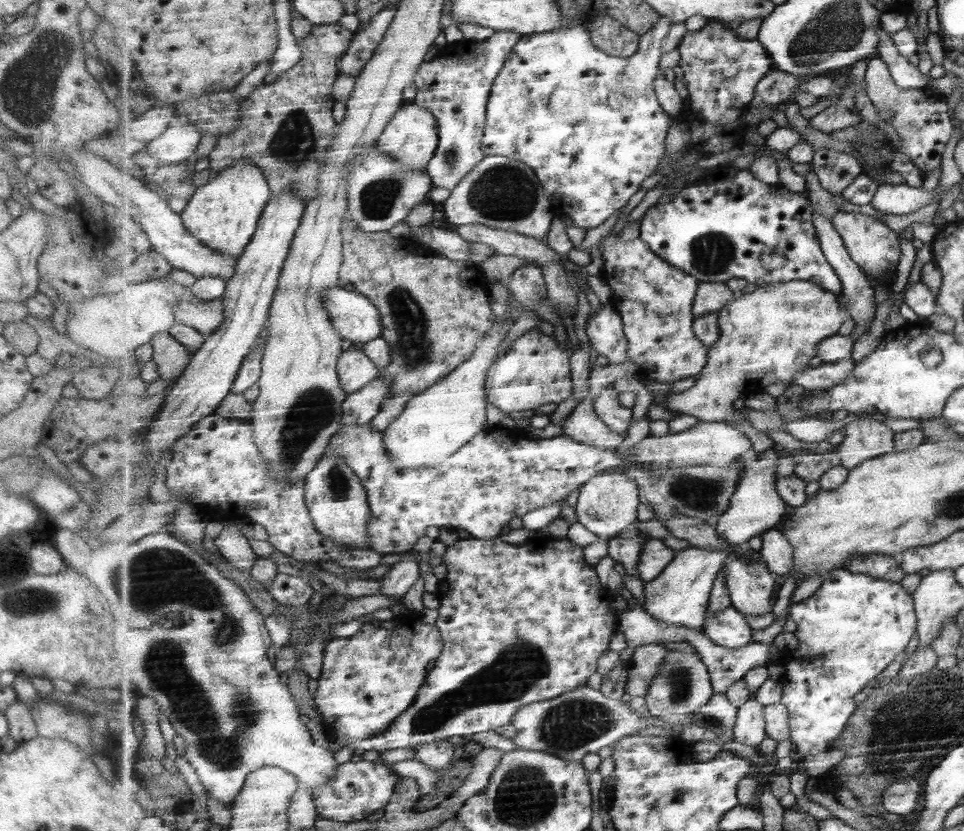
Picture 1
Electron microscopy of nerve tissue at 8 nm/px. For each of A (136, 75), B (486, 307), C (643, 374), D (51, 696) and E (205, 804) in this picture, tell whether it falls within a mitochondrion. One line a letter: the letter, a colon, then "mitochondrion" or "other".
A: other
B: other
C: other
D: other
E: other

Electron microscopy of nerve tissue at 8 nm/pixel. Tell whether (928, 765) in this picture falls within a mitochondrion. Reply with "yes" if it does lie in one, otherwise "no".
no

